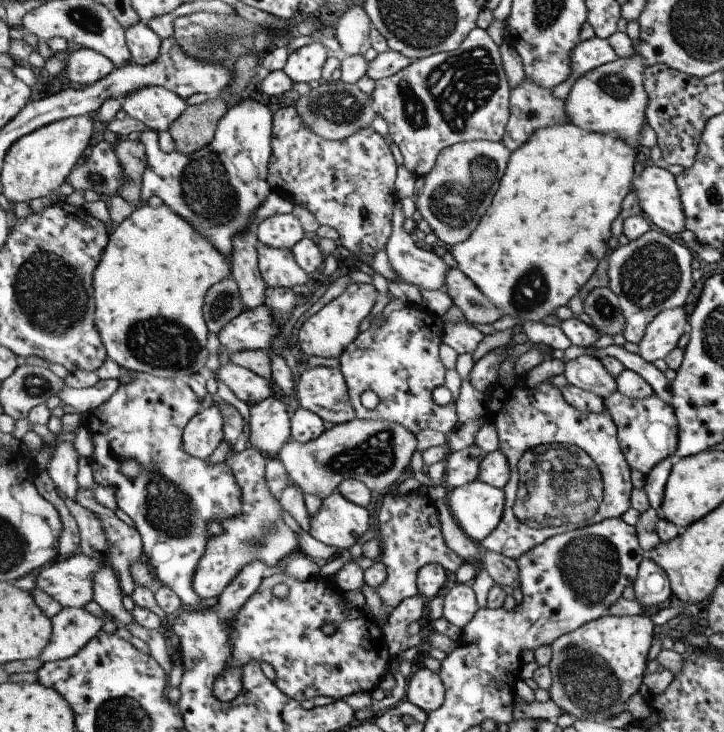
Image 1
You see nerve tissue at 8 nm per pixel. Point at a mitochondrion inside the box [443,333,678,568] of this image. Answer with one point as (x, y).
(557, 485)

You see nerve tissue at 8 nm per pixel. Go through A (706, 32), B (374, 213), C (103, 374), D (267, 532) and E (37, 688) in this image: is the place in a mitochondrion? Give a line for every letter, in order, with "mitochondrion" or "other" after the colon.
A: mitochondrion
B: other
C: other
D: mitochondrion
E: other

